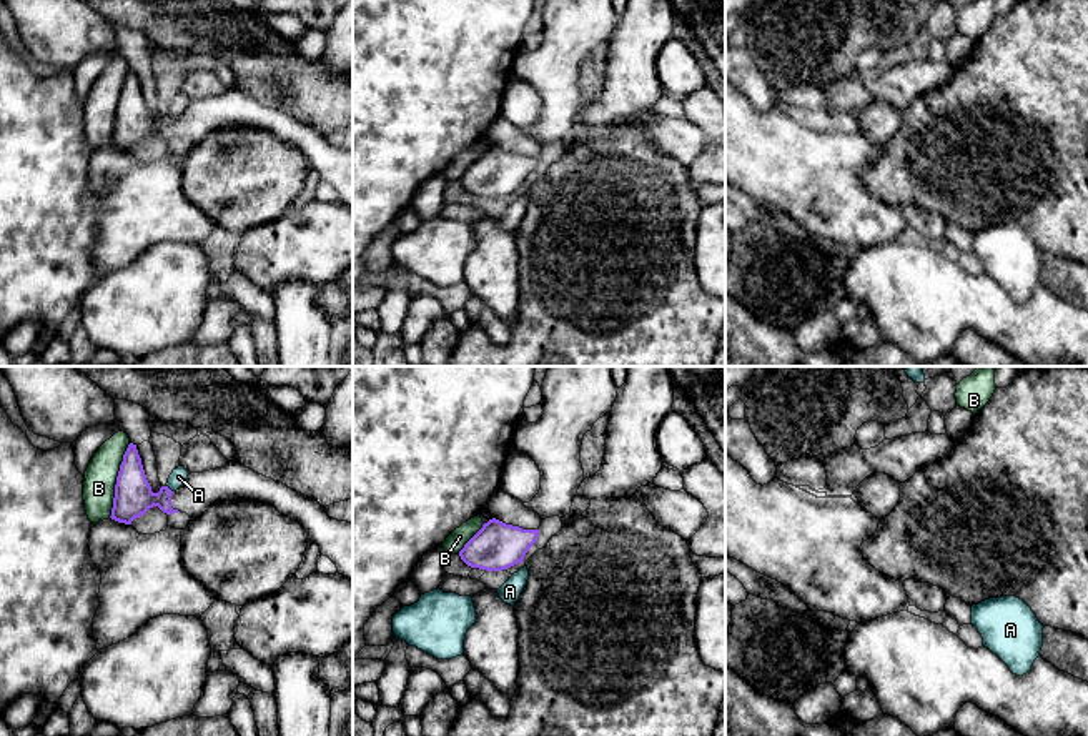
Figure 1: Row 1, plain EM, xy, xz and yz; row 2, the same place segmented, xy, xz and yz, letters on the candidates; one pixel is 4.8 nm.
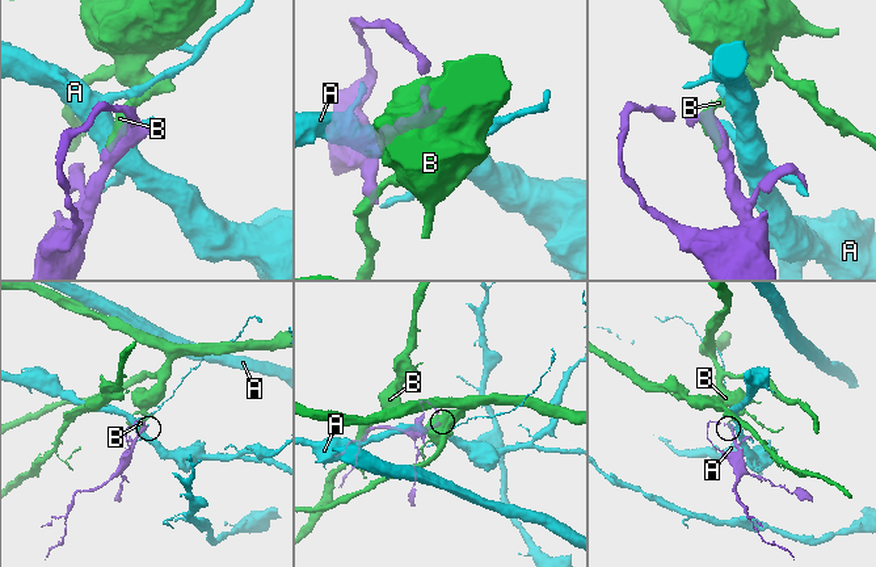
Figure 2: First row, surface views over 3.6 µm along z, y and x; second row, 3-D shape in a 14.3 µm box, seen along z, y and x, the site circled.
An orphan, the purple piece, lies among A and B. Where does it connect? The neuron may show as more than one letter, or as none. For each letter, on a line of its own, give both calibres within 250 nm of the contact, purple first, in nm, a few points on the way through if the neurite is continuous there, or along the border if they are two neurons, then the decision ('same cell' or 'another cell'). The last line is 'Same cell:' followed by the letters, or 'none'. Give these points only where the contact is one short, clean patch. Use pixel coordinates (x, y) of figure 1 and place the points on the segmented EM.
A: calibres 190 and 80 nm; border xy (167, 485), (172, 492); another cell
B: calibres 190 and 160 nm; another cell
Same cell: none

